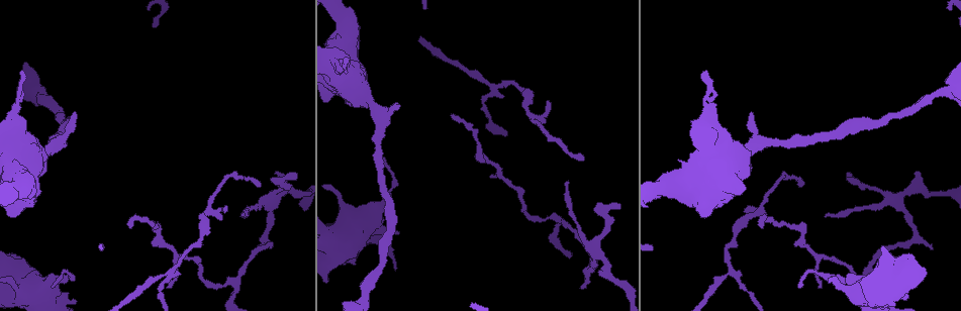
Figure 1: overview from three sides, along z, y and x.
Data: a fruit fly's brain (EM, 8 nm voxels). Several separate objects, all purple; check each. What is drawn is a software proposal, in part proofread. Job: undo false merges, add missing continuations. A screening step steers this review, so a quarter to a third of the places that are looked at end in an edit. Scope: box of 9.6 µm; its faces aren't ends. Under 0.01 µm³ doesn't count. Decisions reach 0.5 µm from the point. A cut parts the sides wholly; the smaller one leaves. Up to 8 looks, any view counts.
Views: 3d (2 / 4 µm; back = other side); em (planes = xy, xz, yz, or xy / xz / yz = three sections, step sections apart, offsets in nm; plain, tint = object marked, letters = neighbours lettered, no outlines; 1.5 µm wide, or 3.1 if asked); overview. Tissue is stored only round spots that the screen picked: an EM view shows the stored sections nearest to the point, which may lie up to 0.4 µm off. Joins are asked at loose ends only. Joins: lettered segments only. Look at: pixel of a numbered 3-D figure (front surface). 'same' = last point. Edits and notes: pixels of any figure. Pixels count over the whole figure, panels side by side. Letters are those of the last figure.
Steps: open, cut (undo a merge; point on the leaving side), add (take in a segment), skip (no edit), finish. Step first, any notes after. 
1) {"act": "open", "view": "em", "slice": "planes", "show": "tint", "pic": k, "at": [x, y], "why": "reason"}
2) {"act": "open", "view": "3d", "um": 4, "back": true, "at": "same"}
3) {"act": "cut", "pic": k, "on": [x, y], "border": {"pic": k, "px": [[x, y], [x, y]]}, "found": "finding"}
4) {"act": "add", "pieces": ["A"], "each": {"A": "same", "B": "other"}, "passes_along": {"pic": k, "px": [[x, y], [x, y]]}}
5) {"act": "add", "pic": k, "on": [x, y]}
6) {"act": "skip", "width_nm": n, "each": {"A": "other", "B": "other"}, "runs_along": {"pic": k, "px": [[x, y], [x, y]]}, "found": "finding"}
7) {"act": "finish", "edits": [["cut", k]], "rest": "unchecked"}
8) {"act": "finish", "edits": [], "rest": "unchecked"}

{"act": "open", "view": "em", "slice": "planes", "show": "letters", "pic": 1, "at": [598, 272], "why": "free end"}

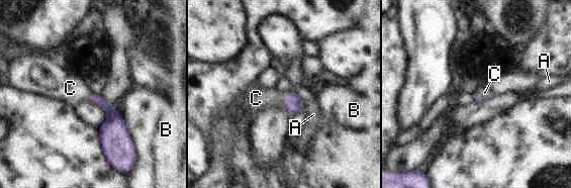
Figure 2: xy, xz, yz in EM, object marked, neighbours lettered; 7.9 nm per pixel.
{"act": "add", "pieces": ["C"], "longest_contact_nm": ["B", 340], "each": {"A": "other", "B": "other", "C": "same"}, "passes_along": {"pic": 2, "px": [[294, 104], [285, 99], [256, 98]]}, "found": "it goes on there"}

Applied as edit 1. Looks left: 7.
{"act": "open", "view": "overview", "why": "redraw"}

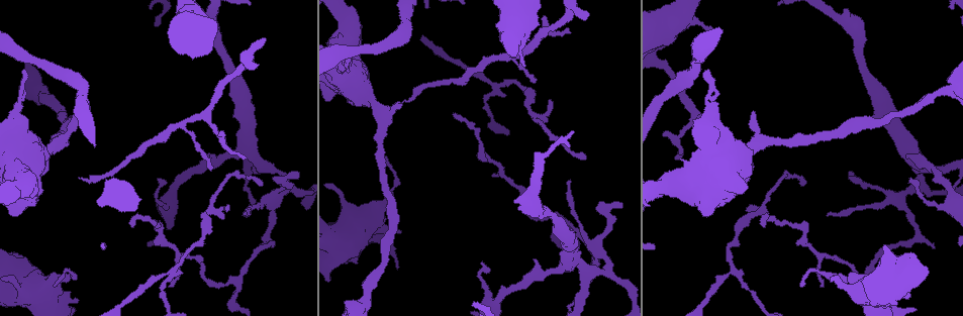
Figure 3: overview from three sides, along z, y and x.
{"act": "open", "view": "3d", "um": 4, "back": true, "pic": 3, "at": [238, 281]}

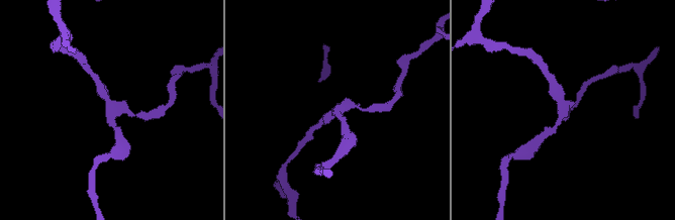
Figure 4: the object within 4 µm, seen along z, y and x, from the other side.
{"act": "open", "view": "em", "slice": "yz", "step": 8, "show": "letters", "pic": 4, "at": [561, 108], "why": "shape alone is not enough"}

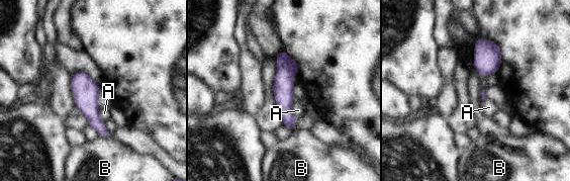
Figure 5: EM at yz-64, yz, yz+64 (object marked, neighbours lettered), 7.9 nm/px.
{"act": "skip", "width_nm": 160, "each": {"A": "other", "B": "other"}, "border": {"pic": 5, "px": [[475, 69], [484, 76], [496, 72]]}, "found": "one neuron here"}

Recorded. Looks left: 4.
{"act": "finish", "edits": [["add", 2]], "rest": "unchecked"}

